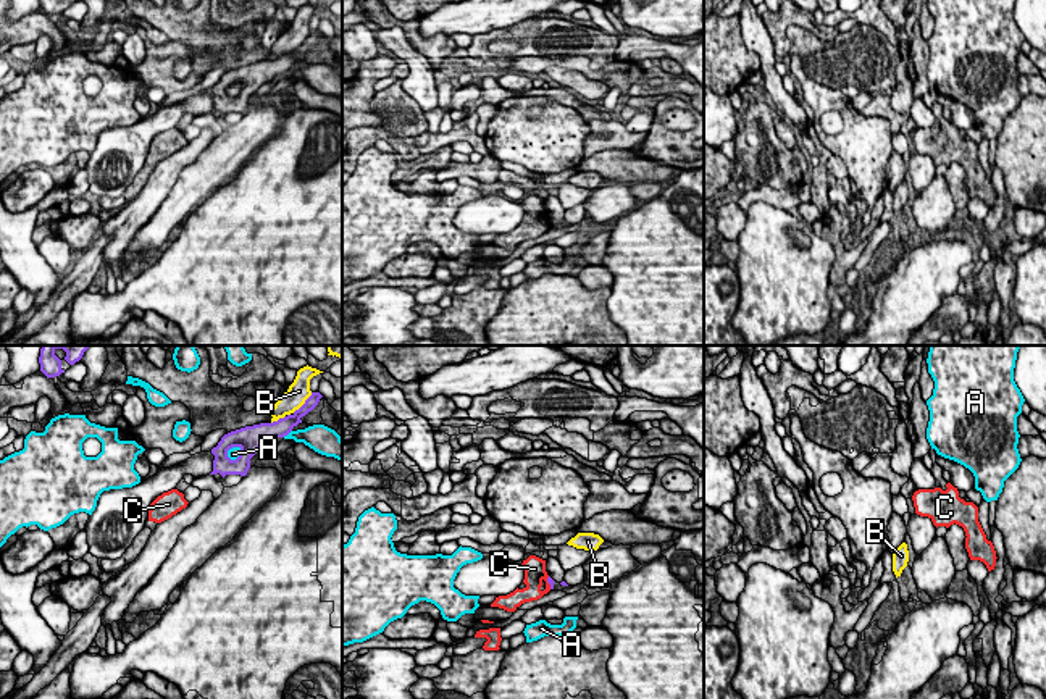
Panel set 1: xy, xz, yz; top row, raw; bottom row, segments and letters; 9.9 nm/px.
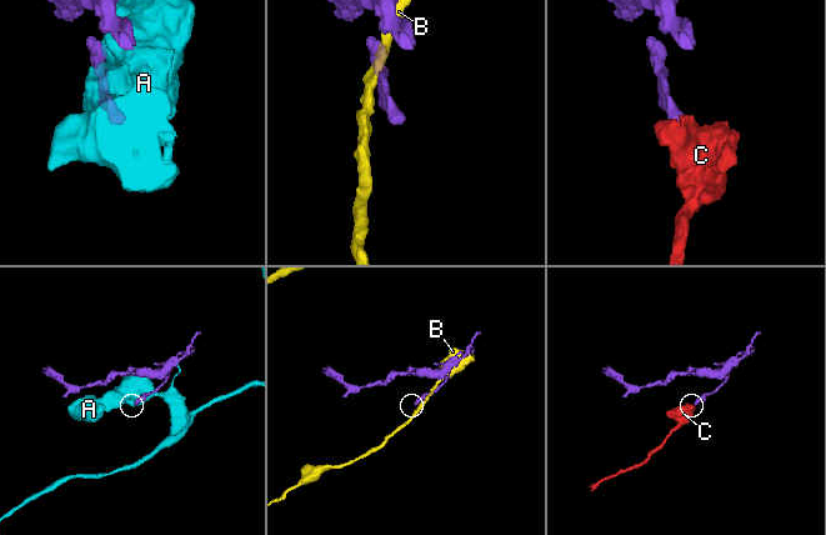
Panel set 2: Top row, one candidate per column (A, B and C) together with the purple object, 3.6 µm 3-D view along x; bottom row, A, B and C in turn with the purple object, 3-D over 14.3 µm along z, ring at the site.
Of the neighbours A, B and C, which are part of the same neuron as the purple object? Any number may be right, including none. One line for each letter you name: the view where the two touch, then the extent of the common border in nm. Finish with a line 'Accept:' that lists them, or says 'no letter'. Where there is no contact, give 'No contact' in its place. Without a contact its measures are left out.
Accept: no letter

